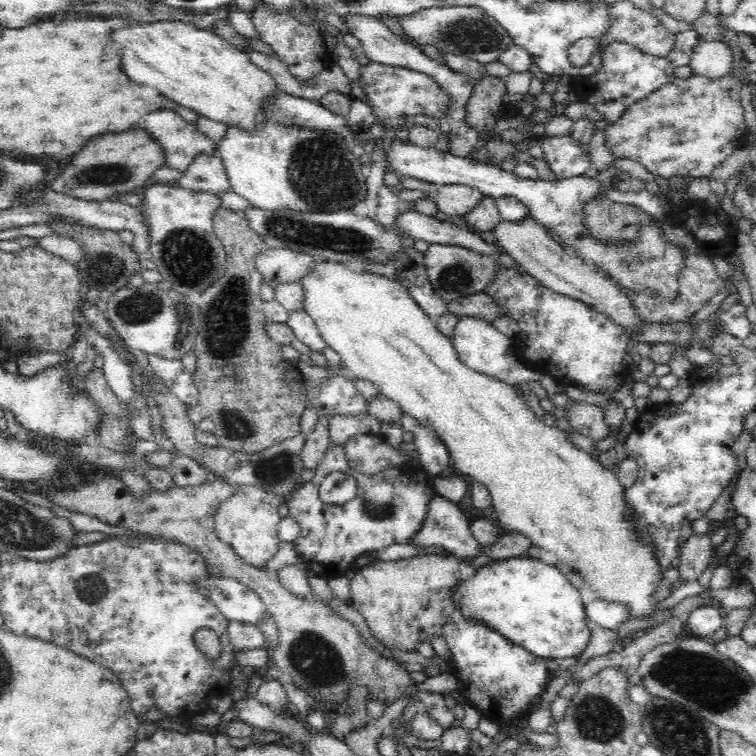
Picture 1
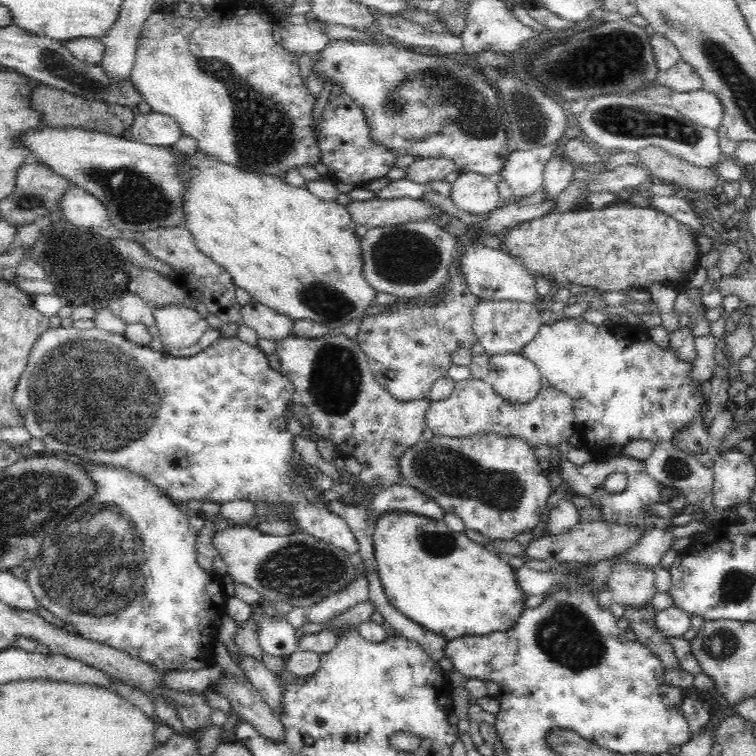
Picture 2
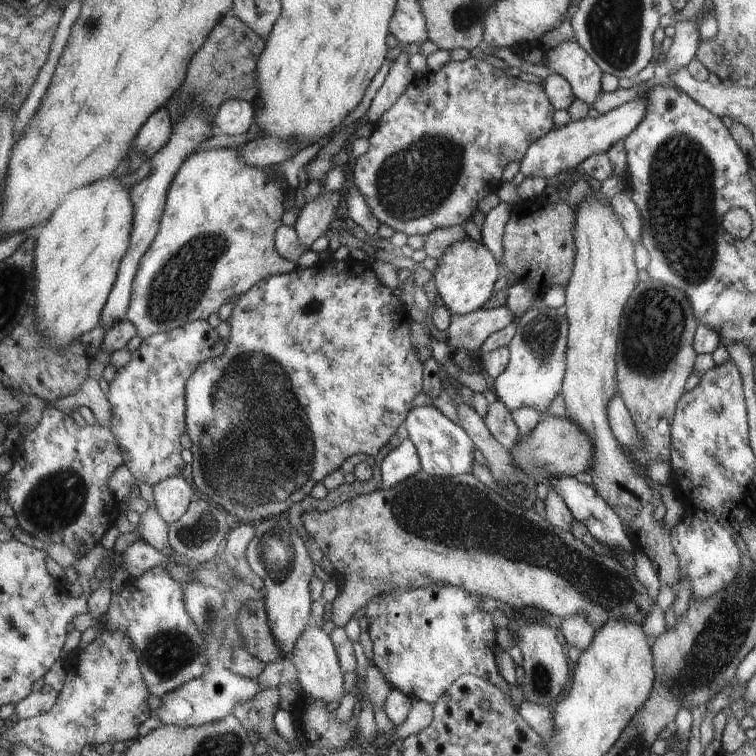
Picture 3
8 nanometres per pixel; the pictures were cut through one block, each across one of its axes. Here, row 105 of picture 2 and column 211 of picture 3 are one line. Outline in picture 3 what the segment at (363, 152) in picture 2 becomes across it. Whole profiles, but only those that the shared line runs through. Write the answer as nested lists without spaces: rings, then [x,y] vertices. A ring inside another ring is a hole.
[[[207,320],[189,322],[145,338],[143,346],[131,354],[129,364],[121,366],[109,382],[111,424],[107,428],[117,438],[121,454],[125,454],[125,466],[137,482],[155,488],[165,478],[185,472],[181,436],[189,434],[187,380],[203,360],[223,350],[225,342],[221,338],[217,340],[217,330]]]

